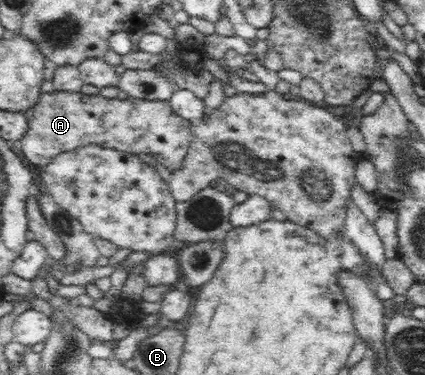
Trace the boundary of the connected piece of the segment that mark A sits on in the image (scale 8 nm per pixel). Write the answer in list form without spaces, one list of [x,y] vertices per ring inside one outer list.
[[[54,91],[42,93],[34,106],[23,113],[27,119],[28,130],[20,140],[21,150],[25,158],[38,167],[50,164],[58,154],[74,152],[84,146],[94,144],[128,154],[148,154],[156,158],[156,162],[162,164],[164,170],[173,174],[184,168],[184,160],[192,150],[192,142],[196,140],[196,135],[194,135],[196,121],[186,119],[180,113],[176,113],[169,100],[153,101],[134,97],[120,100],[120,98],[105,98],[100,93],[97,96],[87,96],[81,92]]]

